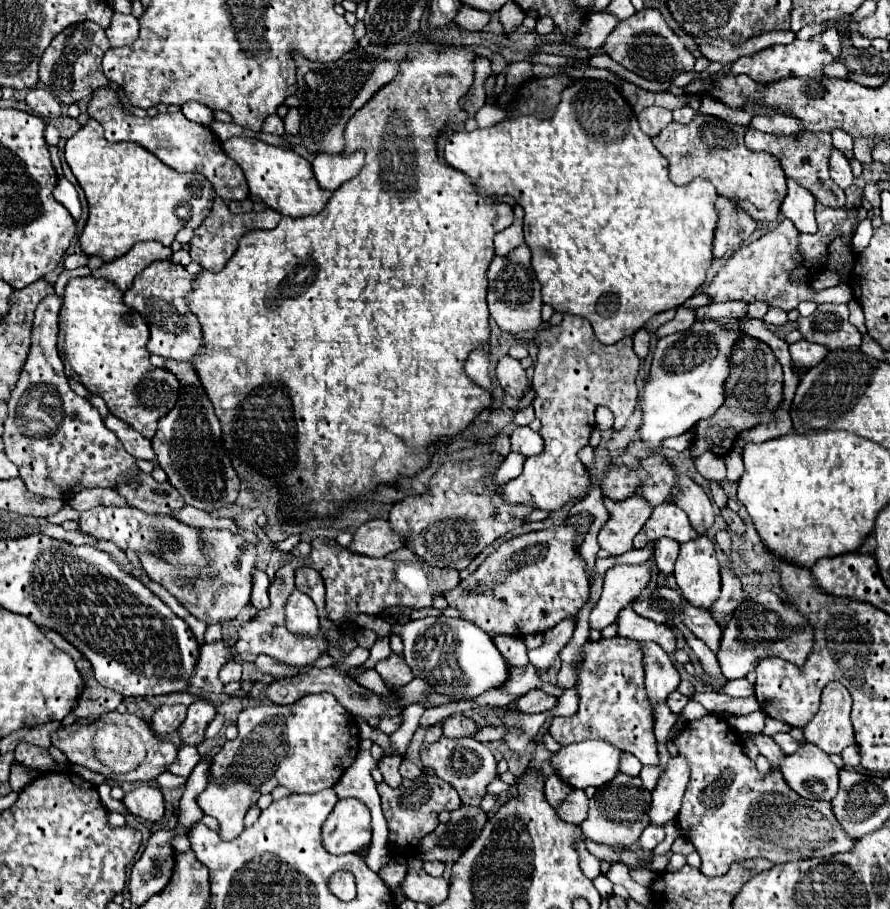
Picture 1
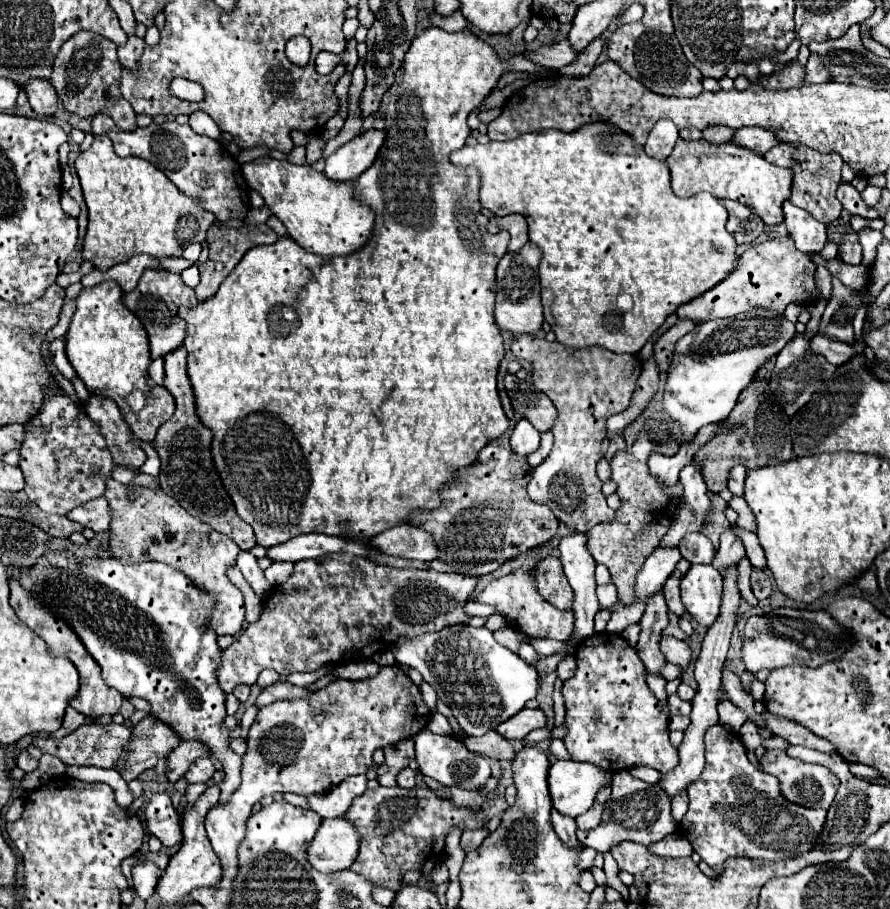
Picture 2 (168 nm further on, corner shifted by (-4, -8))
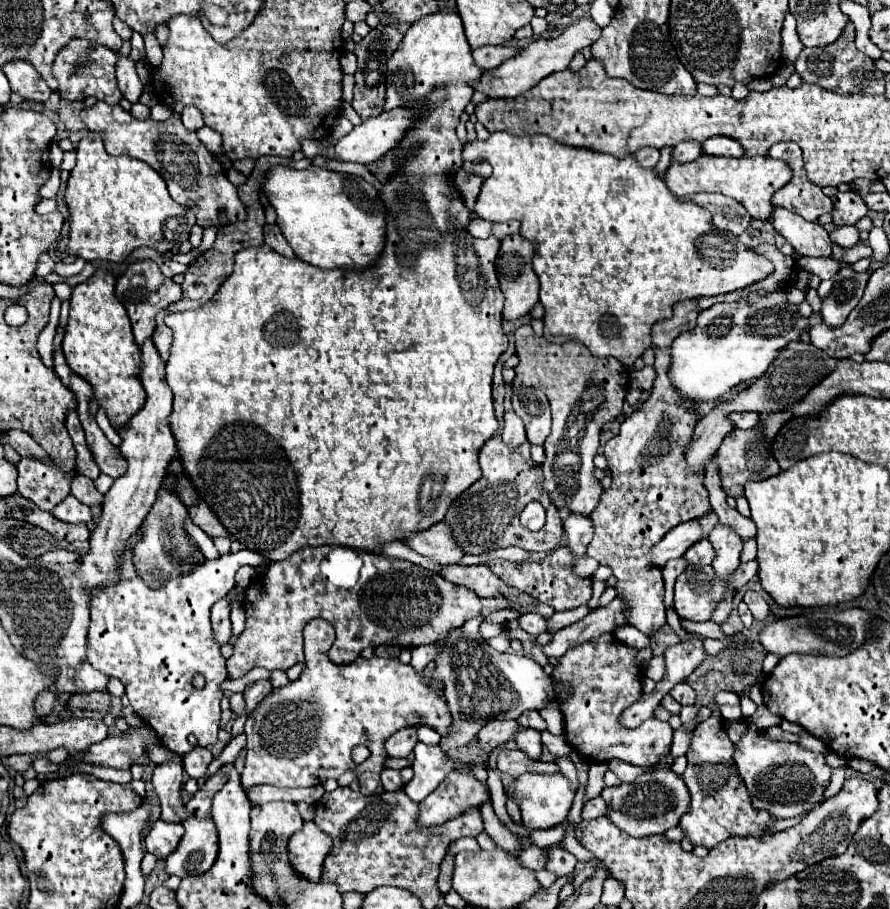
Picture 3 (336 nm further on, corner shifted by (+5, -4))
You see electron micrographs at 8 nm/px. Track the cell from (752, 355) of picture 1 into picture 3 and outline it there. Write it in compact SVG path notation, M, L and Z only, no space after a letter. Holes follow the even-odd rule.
M752 428L752 430L732 430L722 446L718 448L718 454L716 454L716 462L720 466L720 476L722 476L722 486L726 490L728 496L732 498L738 498L738 496L744 496L744 484L746 482L752 482L752 480L766 480L770 476L776 476L780 472L780 466L778 462L774 460L772 452L770 452L770 446L764 442L762 434L758 428Z

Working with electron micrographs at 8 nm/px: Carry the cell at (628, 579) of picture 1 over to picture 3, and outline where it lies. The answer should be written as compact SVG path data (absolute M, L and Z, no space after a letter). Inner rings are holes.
M698 520L678 524L676 528L672 528L672 530L652 548L650 562L652 562L654 566L664 566L670 558L680 558L680 556L684 556L686 548L690 548L690 544L696 544L696 540L702 540L702 538L704 538L704 532L702 532L702 526L698 524Z

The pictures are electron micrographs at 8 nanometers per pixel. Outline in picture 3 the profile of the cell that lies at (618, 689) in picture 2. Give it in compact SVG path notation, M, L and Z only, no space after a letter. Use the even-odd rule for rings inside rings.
M602 634L596 640L570 648L558 658L552 676L574 688L574 694L566 700L566 704L562 704L566 738L584 758L588 758L588 762L608 762L612 758L620 758L634 766L652 768L664 754L670 752L672 728L668 722L650 718L634 730L622 728L618 722L622 710L642 696L644 672L636 664L636 654L636 648L622 644L616 636Z

